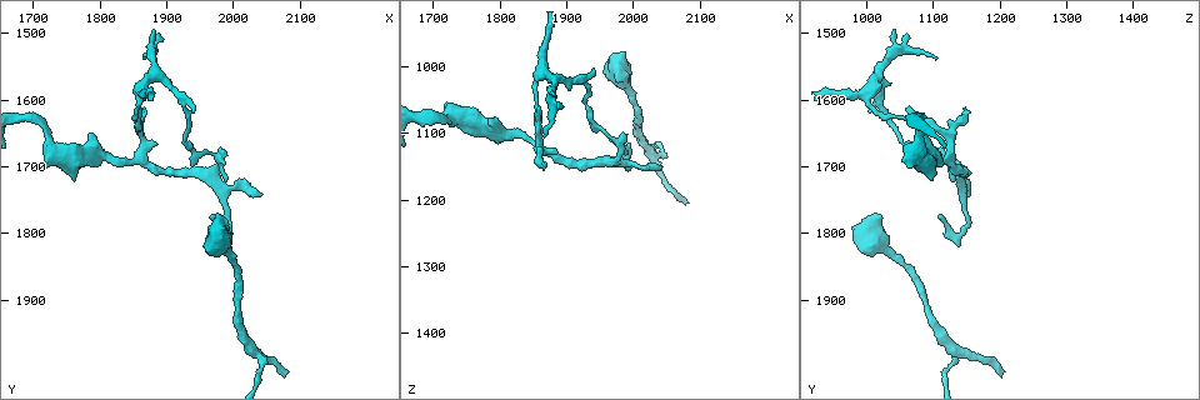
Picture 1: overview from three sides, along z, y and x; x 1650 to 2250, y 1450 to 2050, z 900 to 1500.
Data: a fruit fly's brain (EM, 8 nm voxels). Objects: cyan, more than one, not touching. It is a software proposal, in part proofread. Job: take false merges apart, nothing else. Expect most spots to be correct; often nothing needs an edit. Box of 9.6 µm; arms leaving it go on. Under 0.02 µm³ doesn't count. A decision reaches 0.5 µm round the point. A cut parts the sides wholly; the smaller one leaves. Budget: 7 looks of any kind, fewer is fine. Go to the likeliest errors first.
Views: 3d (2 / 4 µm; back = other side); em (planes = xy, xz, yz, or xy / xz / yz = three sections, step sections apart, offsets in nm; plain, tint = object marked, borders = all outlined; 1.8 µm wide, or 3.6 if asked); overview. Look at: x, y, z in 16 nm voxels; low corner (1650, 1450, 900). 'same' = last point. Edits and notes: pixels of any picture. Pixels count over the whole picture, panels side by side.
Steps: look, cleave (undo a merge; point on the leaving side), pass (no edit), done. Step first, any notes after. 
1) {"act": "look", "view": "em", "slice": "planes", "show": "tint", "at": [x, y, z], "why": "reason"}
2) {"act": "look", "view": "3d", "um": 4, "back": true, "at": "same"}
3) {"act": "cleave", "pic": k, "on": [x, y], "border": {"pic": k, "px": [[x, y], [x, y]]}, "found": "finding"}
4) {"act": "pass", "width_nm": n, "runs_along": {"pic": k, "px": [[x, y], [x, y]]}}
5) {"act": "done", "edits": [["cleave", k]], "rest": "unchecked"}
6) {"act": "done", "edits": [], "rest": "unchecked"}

{"act": "look", "view": "em", "um": 3.6, "slice": "planes", "show": "borders", "at": [1885, 1560, 1020], "why": "sharp bend"}

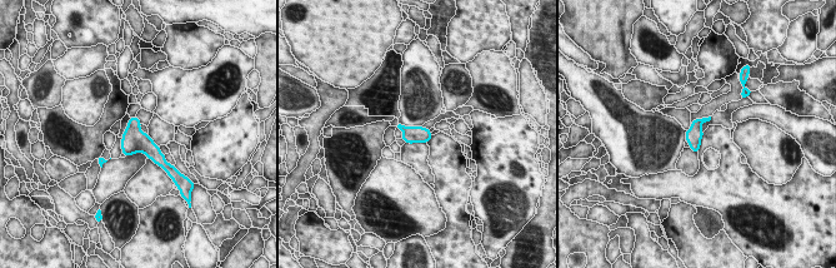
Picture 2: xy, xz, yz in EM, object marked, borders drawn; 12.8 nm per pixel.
{"act": "pass", "width_nm": 220, "found": "one neuron here"}

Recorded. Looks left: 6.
{"act": "look", "view": "3d", "um": 2, "at": [2035, 1975, 1135], "why": "abrupt turn"}

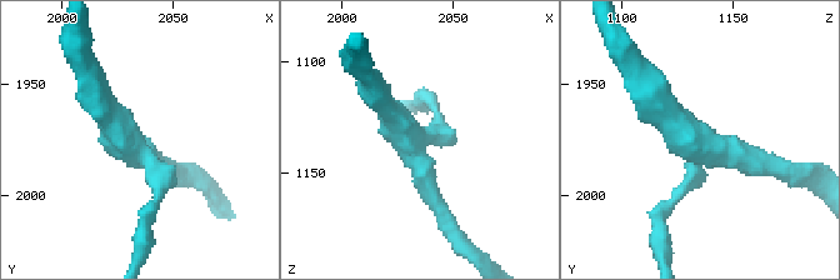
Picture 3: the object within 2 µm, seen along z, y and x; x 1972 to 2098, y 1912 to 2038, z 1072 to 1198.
{"act": "look", "view": "em", "slice": "yz", "step": 16, "show": "tint", "at": [2032, 1980, 1136], "why": "shape alone is not enough"}

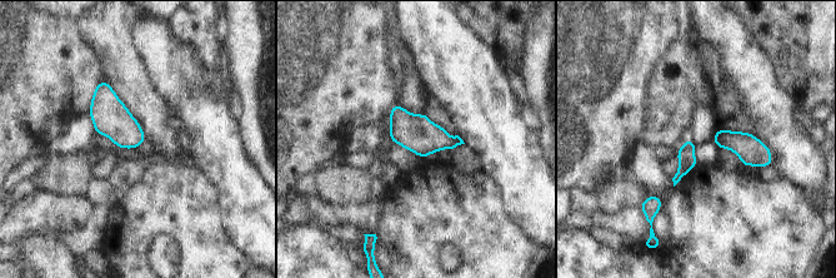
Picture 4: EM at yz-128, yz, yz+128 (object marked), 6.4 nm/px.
{"act": "pass", "found": "all the same neuron"}

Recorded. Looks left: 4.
{"act": "look", "view": "3d", "um": 4, "at": [1995, 1820, 1030], "why": "sudden change in width"}

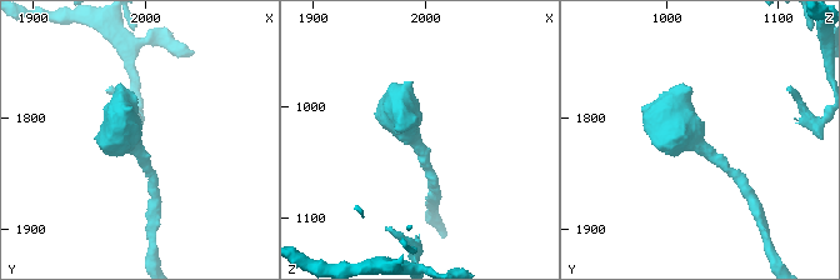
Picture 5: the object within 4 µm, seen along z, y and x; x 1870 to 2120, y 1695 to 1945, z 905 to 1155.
{"act": "look", "view": "em", "um": 3.6, "slice": "planes", "show": "tint", "at": [1990, 1824, 1030]}

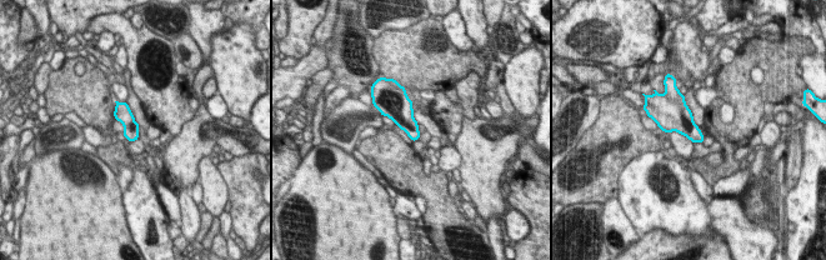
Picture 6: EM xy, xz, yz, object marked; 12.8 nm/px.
{"act": "pass", "width_nm": 200, "found": "one neuron here"}

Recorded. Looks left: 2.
{"act": "done", "edits": [], "rest": "unchecked"}

